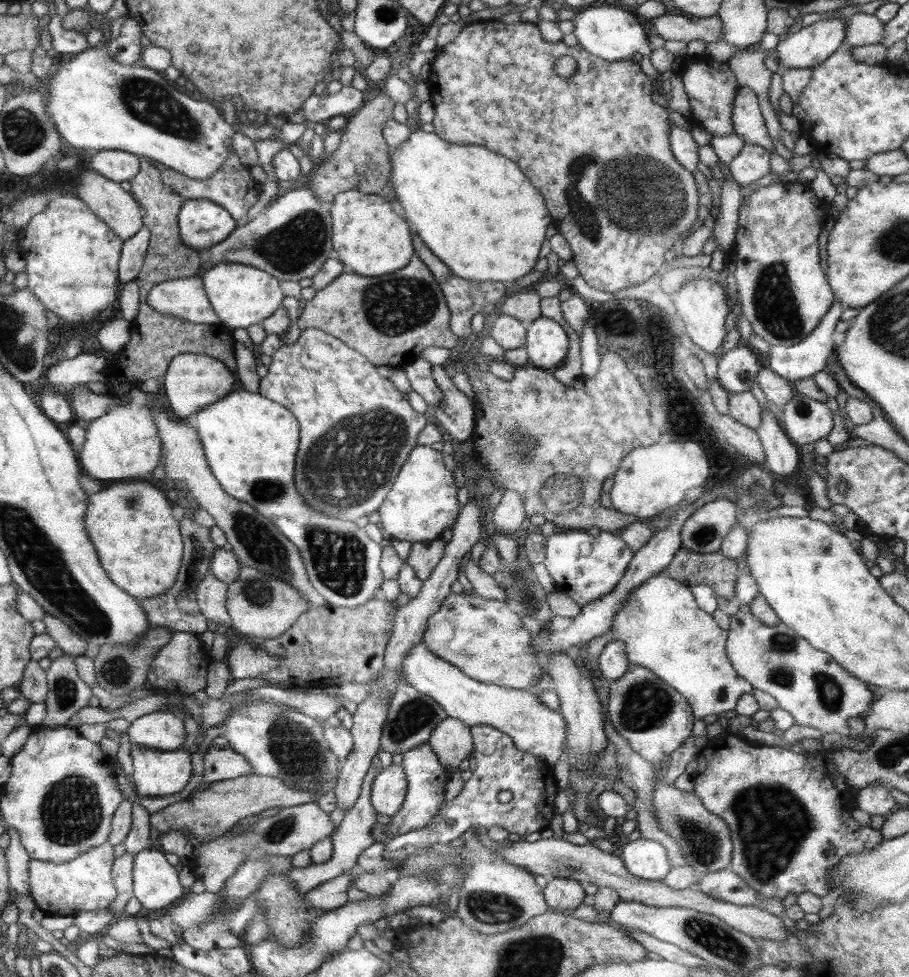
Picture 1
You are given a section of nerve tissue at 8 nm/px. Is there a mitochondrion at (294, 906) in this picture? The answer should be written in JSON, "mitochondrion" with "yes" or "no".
{"mitochondrion":"no"}

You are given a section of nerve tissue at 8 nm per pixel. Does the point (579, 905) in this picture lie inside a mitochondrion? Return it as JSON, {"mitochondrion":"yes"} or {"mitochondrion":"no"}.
{"mitochondrion":"no"}

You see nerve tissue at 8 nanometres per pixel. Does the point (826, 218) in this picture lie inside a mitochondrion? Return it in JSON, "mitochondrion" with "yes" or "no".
{"mitochondrion":"no"}

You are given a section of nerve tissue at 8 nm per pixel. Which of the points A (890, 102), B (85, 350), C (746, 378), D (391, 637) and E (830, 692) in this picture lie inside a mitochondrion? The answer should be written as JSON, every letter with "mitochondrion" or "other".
{"A":"other","B":"other","C":"other","D":"other","E":"mitochondrion"}

